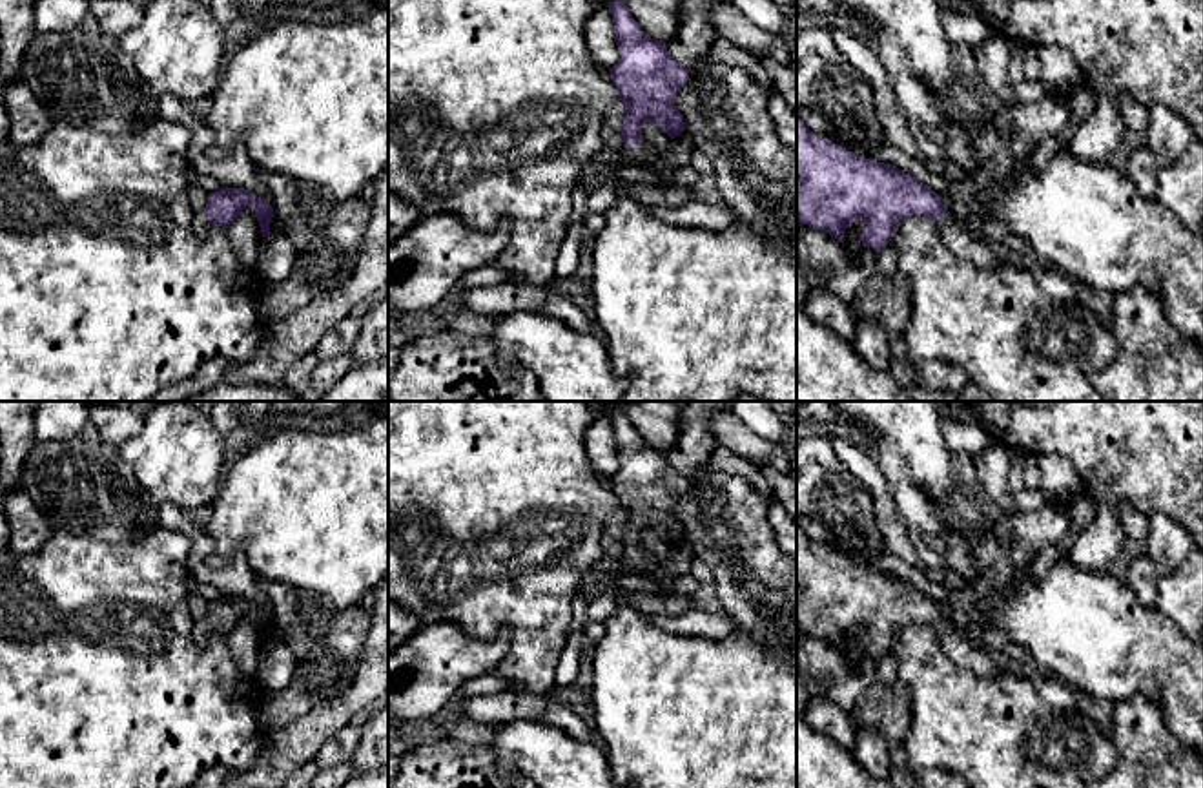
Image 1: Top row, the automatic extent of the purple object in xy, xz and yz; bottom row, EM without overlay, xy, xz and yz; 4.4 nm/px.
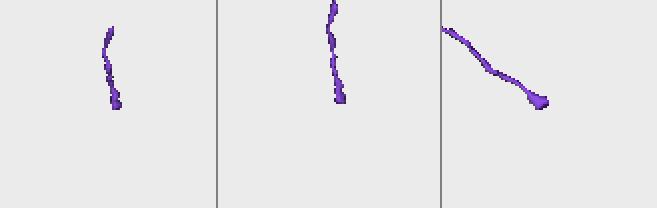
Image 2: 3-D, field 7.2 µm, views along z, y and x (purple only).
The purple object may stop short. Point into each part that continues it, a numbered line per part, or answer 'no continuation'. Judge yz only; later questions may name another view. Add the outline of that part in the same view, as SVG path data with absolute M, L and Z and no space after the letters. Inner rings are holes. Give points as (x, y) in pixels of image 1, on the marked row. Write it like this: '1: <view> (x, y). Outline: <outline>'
1: yz (965, 245). Outline: M951 215L941 217L935 224L944 244L959 259L988 270L993 270L1002 263L984 239L961 228Z

